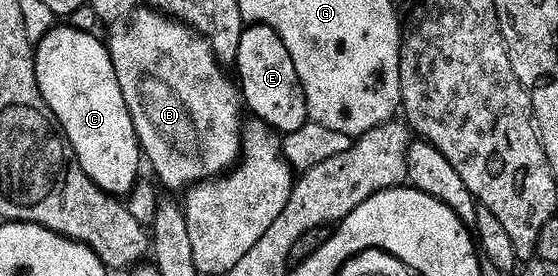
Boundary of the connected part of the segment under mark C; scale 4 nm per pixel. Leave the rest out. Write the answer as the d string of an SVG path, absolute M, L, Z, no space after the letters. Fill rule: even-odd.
M61 23L36 42L35 56L39 91L43 99L47 99L47 107L51 107L55 119L61 125L72 156L79 159L83 171L87 171L89 178L105 193L130 194L139 181L137 172L141 165L143 169L143 150L141 140L137 138L135 123L131 119L131 111L127 107L127 99L123 99L123 91L119 87L106 42L81 29L72 29L69 23Z

